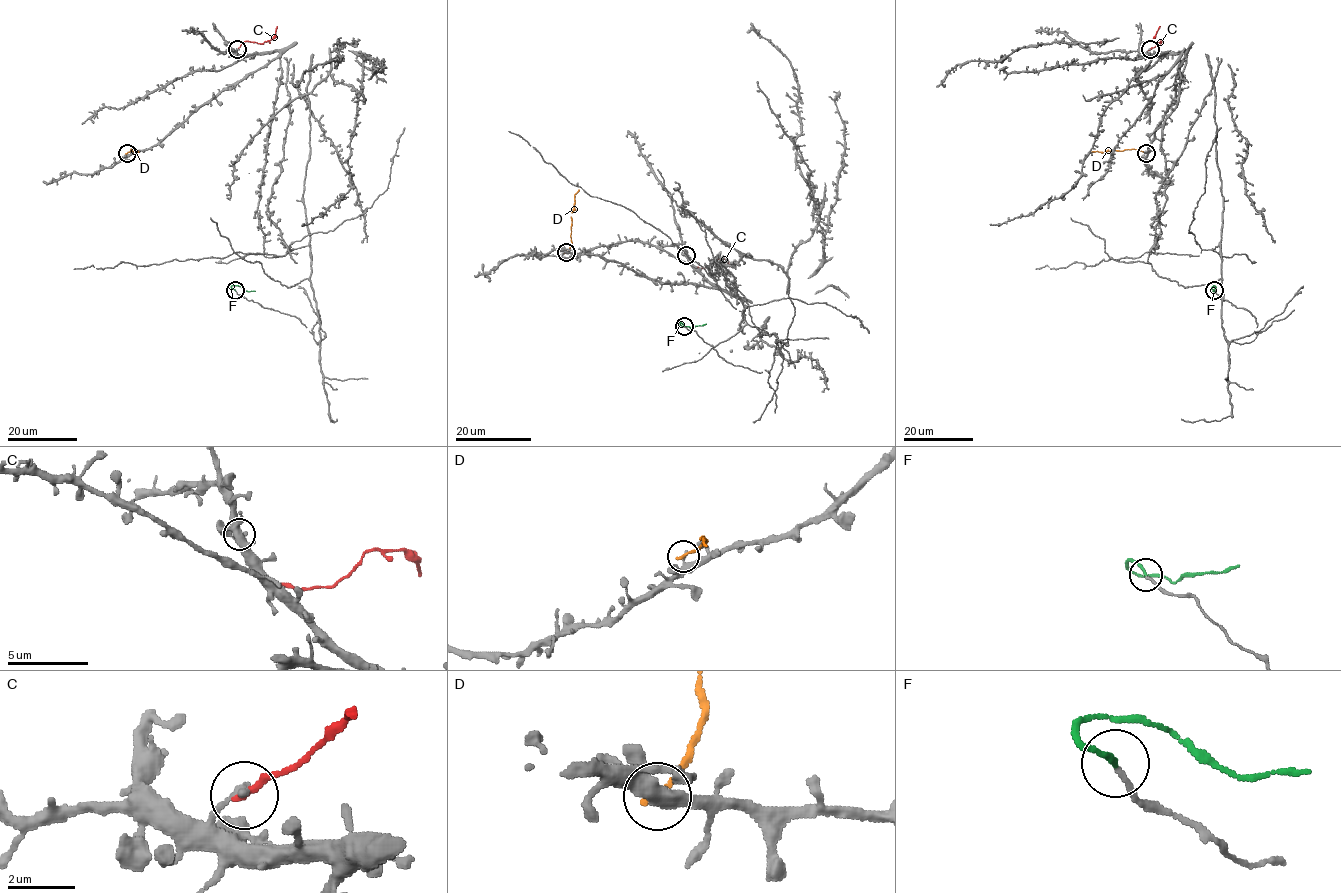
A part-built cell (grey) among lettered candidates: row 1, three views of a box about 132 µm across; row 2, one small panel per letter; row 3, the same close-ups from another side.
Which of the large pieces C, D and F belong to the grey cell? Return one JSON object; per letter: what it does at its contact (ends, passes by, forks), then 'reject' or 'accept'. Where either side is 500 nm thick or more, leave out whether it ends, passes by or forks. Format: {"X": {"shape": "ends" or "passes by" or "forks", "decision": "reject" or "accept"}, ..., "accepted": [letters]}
{"C": {"shape": "ends", "decision": "reject"}, "D": {"shape": "ends", "decision": "reject"}, "F": {"shape": "ends", "decision": "accept"}, "accepted": ["F"]}

